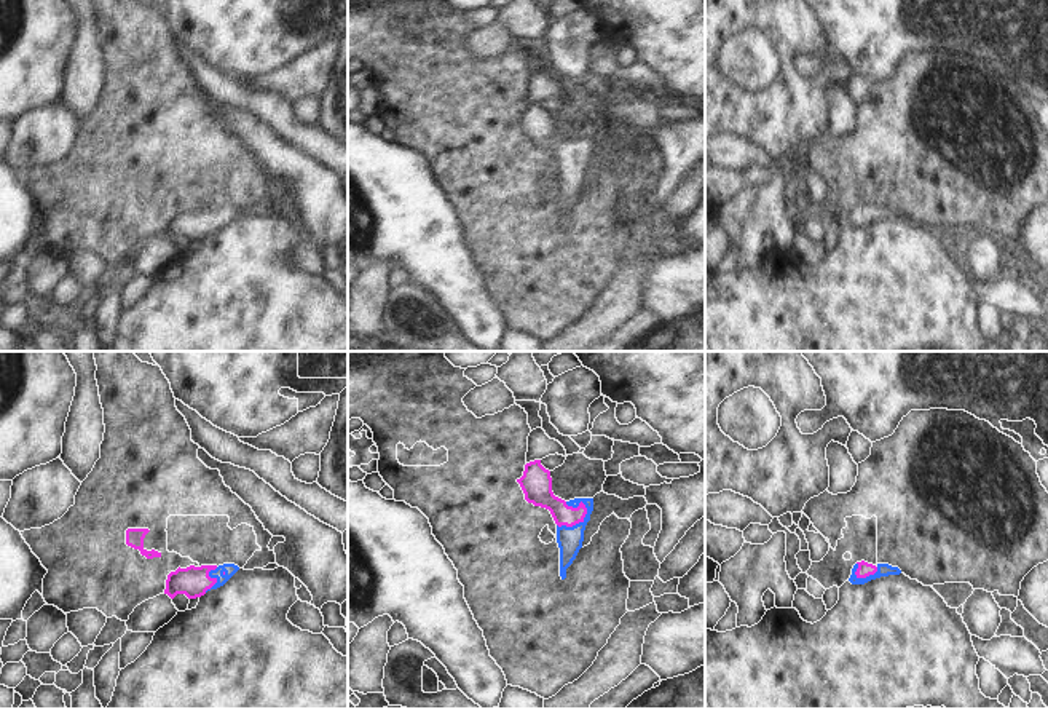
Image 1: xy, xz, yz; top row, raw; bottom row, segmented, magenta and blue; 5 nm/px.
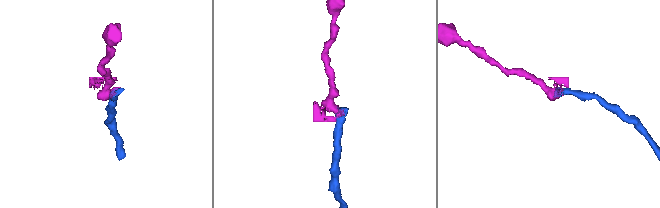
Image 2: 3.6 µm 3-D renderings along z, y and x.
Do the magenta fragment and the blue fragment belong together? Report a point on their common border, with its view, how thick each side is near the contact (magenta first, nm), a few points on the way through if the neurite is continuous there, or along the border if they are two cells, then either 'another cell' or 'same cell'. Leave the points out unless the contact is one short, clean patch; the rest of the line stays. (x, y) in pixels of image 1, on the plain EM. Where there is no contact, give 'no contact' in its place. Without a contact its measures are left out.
contact xz (576, 165); calibres 140 and 130 nm; way xz (538, 133), (576, 165), (570, 171), (570, 182); same cell

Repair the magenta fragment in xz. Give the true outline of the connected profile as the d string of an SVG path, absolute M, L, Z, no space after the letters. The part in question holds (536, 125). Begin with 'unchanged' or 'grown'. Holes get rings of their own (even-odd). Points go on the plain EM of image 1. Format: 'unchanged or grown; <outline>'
grown; M534 102L525 107L523 118L517 121L525 142L550 153L557 166L557 185L560 190L560 219L566 220L566 211L576 201L584 184L584 172L593 153L593 141L574 141L565 144L554 137L550 113Z

